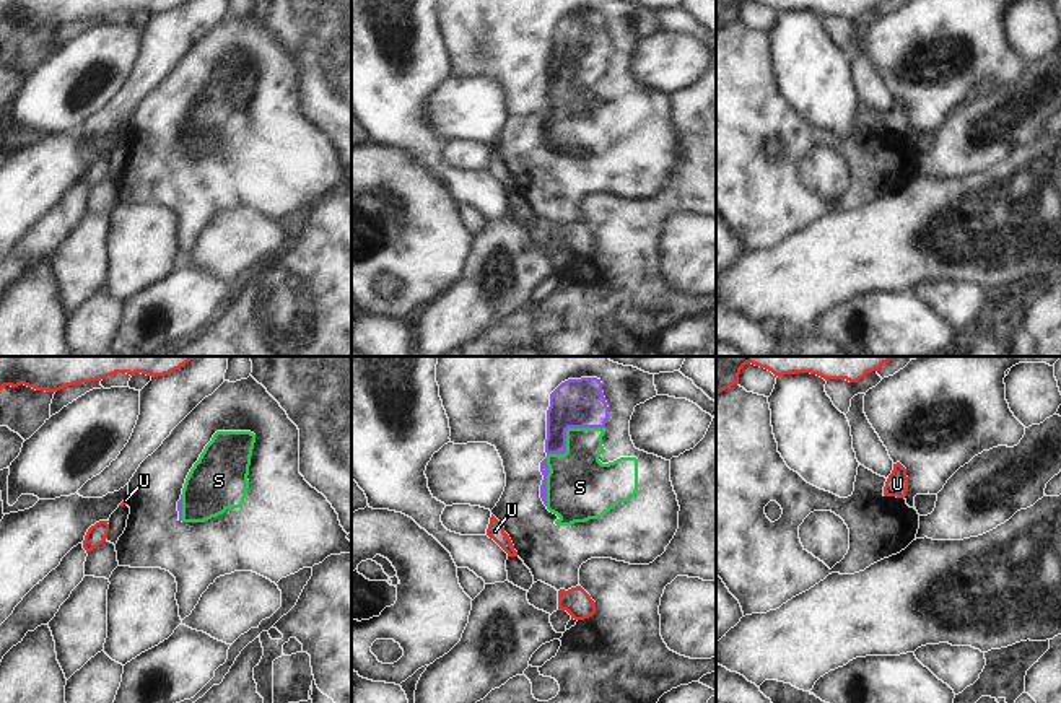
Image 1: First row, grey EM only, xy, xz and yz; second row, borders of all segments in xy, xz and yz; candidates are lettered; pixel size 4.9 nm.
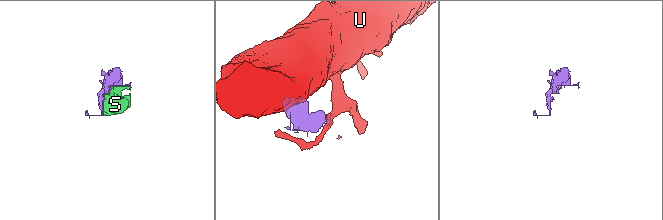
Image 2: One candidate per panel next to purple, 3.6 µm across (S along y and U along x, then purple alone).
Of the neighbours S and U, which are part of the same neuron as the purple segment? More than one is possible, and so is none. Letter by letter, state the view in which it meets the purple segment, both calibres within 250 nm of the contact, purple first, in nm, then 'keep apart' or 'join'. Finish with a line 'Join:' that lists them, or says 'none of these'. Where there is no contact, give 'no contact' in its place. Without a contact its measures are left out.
S: meets purple in xz; 240 nm thick on the purple side, 320 nm on the other; join
U: meets purple in yz; 20 nm thick on the purple side, 110 nm on the other; keep apart
Join: S

